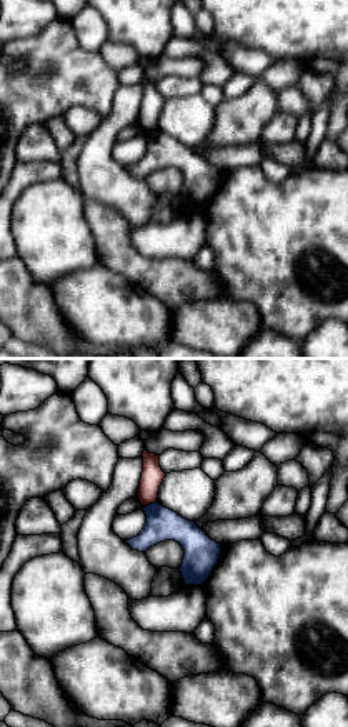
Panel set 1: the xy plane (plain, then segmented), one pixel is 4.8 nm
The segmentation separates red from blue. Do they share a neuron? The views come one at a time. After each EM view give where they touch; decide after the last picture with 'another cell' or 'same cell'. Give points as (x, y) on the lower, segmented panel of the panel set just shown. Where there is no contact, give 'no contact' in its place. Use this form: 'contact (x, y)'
contact (149, 504)

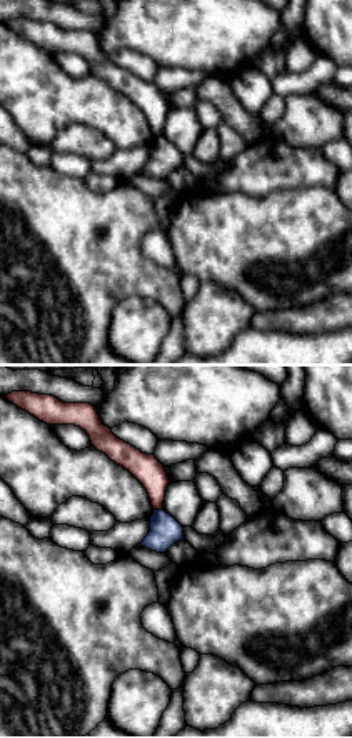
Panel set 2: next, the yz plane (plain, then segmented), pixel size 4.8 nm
contact (159, 508)

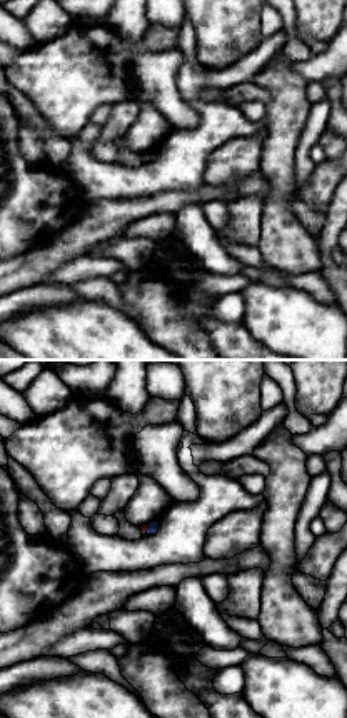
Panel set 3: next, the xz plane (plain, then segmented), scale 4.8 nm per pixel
contact (147, 528)

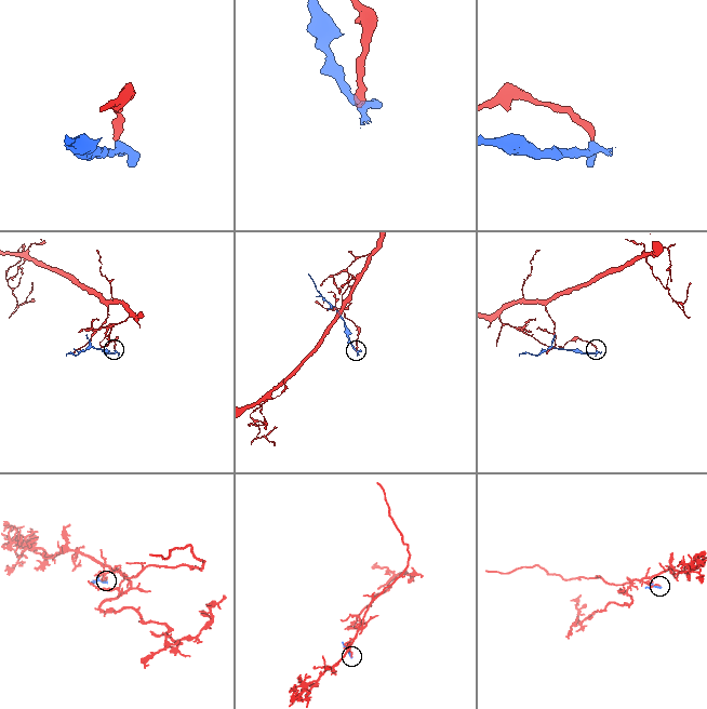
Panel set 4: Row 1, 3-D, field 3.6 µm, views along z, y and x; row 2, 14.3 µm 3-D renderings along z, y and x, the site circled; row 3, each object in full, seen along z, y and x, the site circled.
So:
another cell

